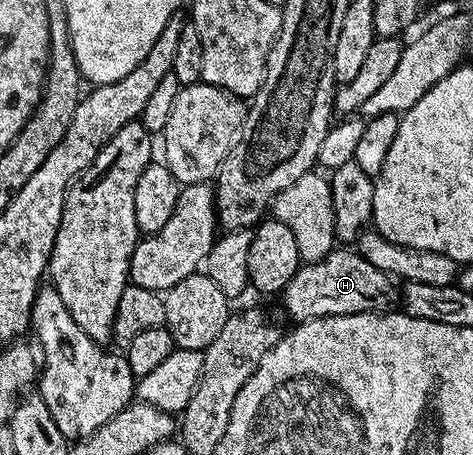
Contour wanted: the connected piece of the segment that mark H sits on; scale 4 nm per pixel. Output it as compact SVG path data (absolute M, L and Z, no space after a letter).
M336 247L326 254L323 261L301 264L294 279L286 283L282 300L285 311L296 323L313 321L319 317L345 317L355 313L384 315L397 308L398 285L389 274L378 271L374 263L366 263L366 259L362 259L355 248Z

